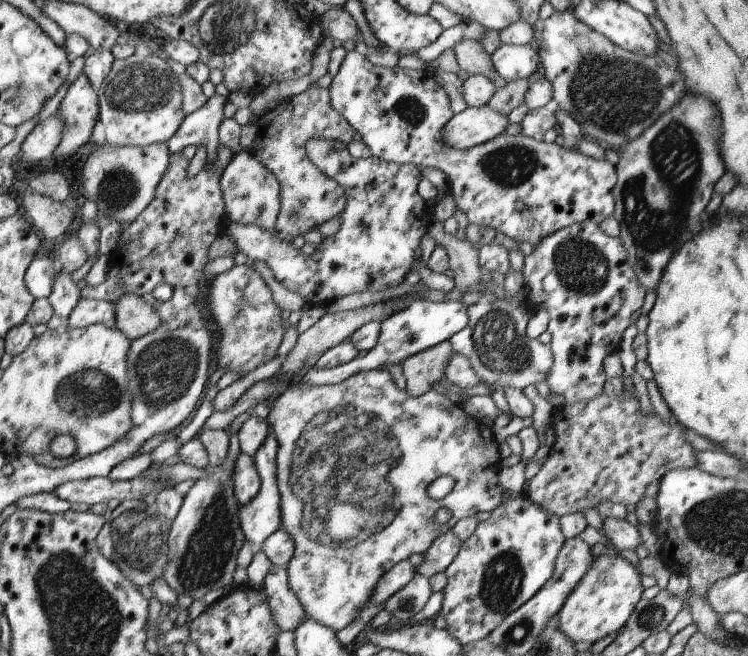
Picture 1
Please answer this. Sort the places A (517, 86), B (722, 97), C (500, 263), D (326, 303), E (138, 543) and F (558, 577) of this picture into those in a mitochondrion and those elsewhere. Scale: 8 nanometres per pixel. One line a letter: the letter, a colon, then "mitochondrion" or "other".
A: other
B: other
C: other
D: other
E: mitochondrion
F: other

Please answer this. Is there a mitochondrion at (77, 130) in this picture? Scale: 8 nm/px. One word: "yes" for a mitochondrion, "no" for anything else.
yes

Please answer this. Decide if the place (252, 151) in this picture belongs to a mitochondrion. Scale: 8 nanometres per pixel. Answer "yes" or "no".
no

